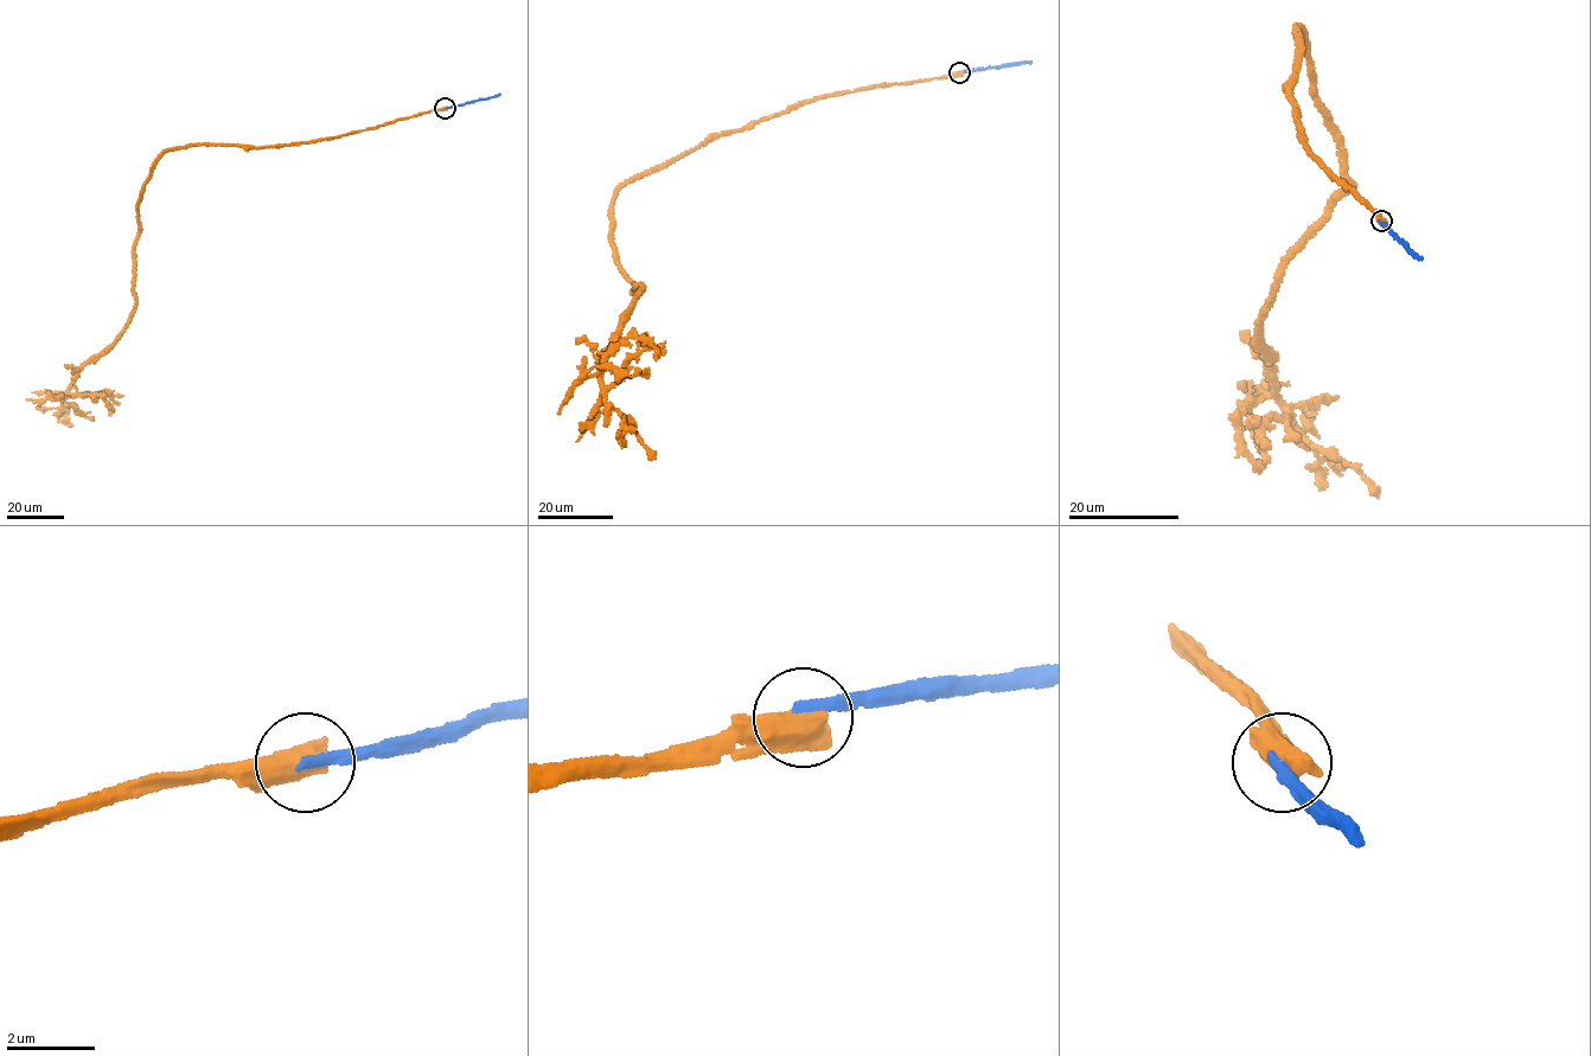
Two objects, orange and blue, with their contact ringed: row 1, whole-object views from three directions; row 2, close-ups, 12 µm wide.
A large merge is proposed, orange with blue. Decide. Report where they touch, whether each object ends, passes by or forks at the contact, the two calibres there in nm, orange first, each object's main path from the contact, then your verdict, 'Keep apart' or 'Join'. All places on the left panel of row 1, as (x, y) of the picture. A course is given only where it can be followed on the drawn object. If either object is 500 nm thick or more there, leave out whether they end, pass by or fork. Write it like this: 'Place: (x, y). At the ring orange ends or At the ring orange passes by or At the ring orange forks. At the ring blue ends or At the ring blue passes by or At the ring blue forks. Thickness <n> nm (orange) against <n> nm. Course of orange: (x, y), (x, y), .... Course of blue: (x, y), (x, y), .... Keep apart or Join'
Place: (445, 108). Thickness 700 nm (orange) against 280 nm. Course of orange: (445, 108), (301, 144), (163, 154), (139, 202), (131, 320), (69, 390), (63, 405), (77, 415). Course of blue: (445, 108), (499, 94). Keep apart

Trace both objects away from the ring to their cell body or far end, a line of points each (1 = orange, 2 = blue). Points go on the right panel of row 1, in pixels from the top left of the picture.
1: (1381, 222), (1298, 133), (1285, 90), (1295, 26), (1348, 192), (1284, 266), (1254, 345), (1295, 429), (1378, 497)
2: (1380, 222), (1417, 258), (1422, 258)

